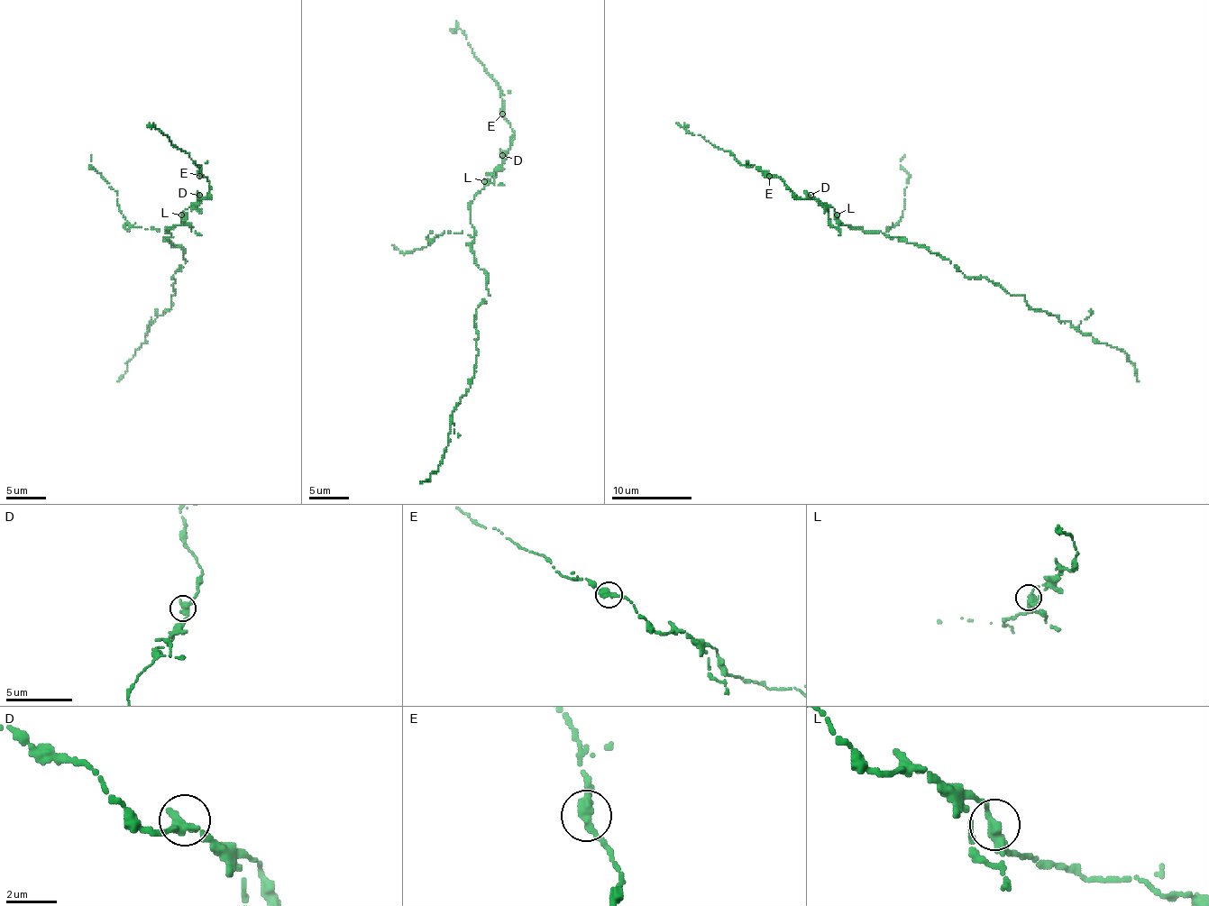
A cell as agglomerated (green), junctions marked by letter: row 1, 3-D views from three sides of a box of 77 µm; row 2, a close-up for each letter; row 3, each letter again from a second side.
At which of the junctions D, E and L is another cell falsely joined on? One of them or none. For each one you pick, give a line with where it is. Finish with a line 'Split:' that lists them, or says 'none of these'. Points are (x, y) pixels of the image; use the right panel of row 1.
Split: none of these

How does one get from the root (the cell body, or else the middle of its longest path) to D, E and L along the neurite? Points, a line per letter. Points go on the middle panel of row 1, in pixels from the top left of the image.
D: (474, 257), (470, 203), (484, 187), (486, 178), (496, 173), (502, 163), (502, 155)
E: (474, 257), (470, 203), (484, 187), (486, 178), (496, 173), (514, 132), (502, 113)
L: (474, 257), (470, 203), (484, 187), (484, 181)

